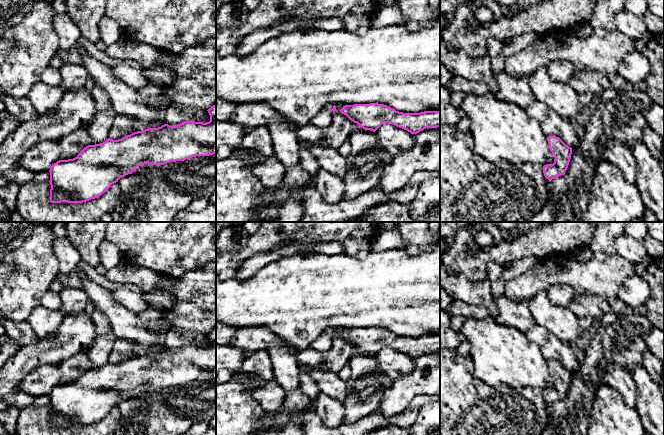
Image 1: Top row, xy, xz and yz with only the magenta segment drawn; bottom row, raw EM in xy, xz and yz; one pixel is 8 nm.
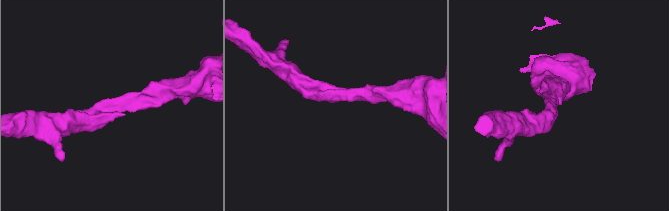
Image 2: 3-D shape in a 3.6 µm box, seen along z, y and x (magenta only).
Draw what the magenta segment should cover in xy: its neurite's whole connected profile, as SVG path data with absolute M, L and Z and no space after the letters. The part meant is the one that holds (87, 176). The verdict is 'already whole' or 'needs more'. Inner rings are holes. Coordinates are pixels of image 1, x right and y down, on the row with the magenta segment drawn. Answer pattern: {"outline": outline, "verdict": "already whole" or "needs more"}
{"outline": "M216 104L209 108L210 121L185 121L177 126L164 124L158 128L137 131L121 139L108 138L105 142L86 146L75 158L59 160L52 164L50 172L51 203L83 203L98 198L121 177L132 174L145 163L164 165L184 161L196 156L216 153Z", "verdict": "already whole"}

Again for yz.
{"outline": "M547 137L549 149L554 155L554 163L543 166L543 173L546 179L552 180L564 175L572 154L572 148L566 145L559 137Z", "verdict": "already whole"}

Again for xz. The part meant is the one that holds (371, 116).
{"outline": "M378 103L345 105L340 112L361 128L375 132L383 123L391 123L417 134L426 128L440 127L440 111L403 113Z", "verdict": "already whole"}

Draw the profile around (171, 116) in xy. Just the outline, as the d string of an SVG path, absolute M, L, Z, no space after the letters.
M176 103L170 105L162 112L164 124L177 126L185 121L209 122L210 115L207 110L196 107L179 106Z

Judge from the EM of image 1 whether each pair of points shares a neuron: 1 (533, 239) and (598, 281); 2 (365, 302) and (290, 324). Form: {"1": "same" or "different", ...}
{"1": "different", "2": "same"}

